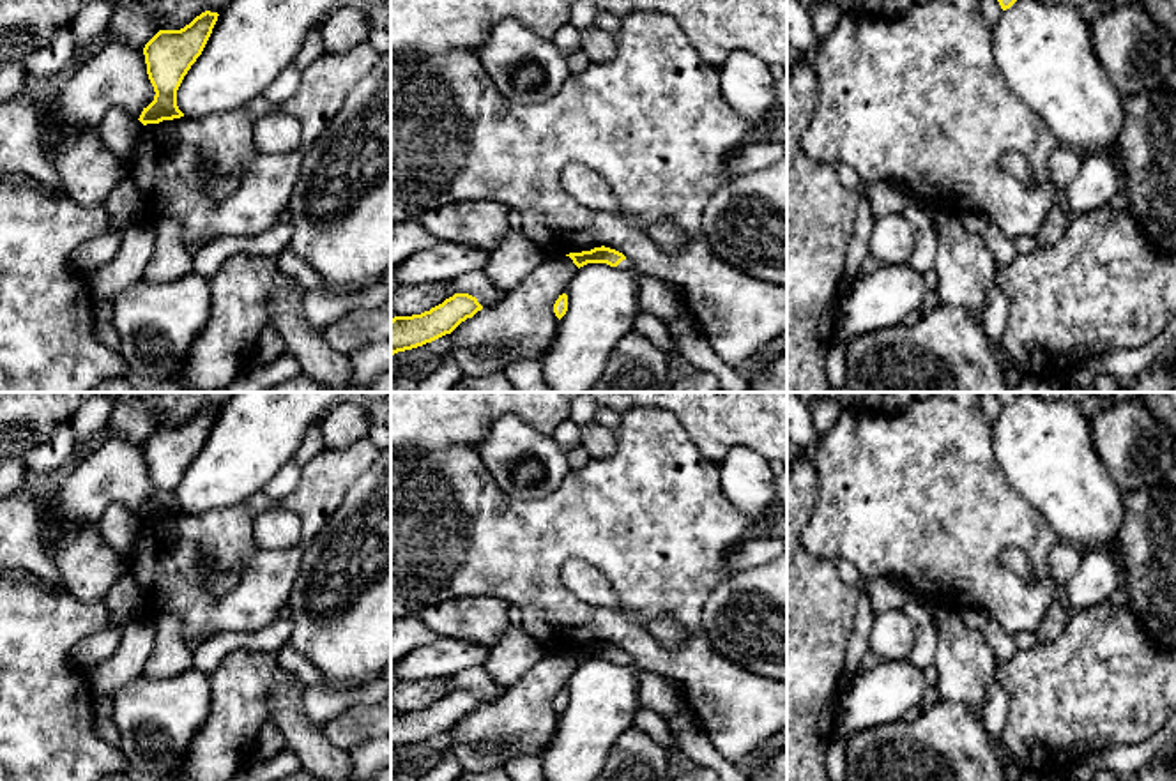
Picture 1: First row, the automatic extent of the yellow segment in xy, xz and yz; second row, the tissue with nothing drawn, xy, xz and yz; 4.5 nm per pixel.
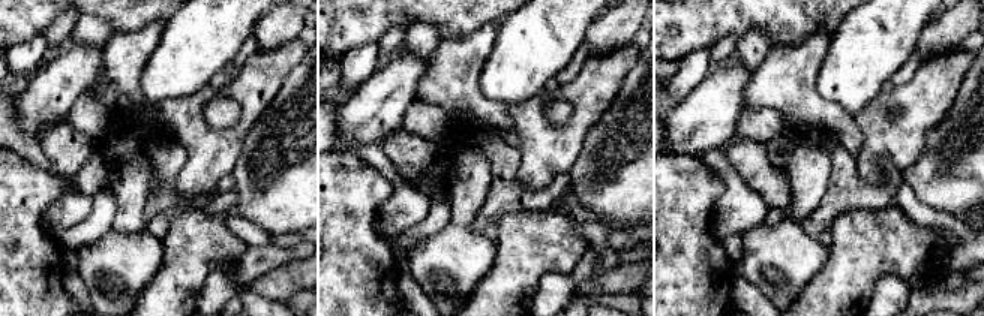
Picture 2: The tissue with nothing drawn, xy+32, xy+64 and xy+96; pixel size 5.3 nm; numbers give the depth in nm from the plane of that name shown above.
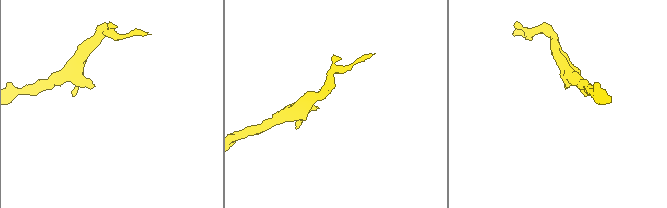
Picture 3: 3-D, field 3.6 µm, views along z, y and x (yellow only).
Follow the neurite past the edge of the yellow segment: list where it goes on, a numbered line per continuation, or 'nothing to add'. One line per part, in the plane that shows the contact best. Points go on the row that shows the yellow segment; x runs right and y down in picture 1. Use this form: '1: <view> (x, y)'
1: xz (626, 264)

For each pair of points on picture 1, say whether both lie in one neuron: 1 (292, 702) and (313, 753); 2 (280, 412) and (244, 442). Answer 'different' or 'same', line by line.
1: same
2: same

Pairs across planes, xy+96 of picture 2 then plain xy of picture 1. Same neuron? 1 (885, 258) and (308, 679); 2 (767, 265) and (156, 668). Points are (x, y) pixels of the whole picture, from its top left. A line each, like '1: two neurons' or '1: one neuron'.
1: two neurons
2: two neurons

